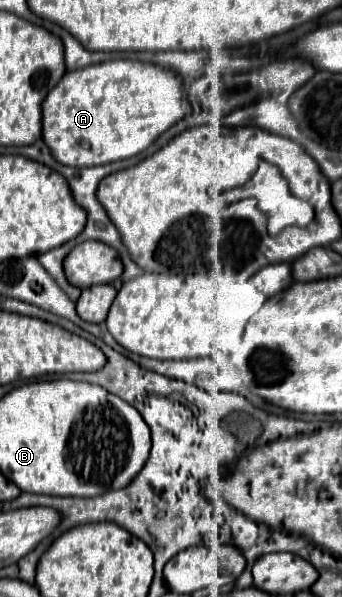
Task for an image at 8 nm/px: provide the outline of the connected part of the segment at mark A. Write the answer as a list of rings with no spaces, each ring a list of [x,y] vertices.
[[[115,59],[69,71],[43,101],[43,141],[59,163],[73,167],[93,167],[135,157],[169,127],[193,113],[193,103],[187,99],[187,83],[173,69],[133,59]]]

